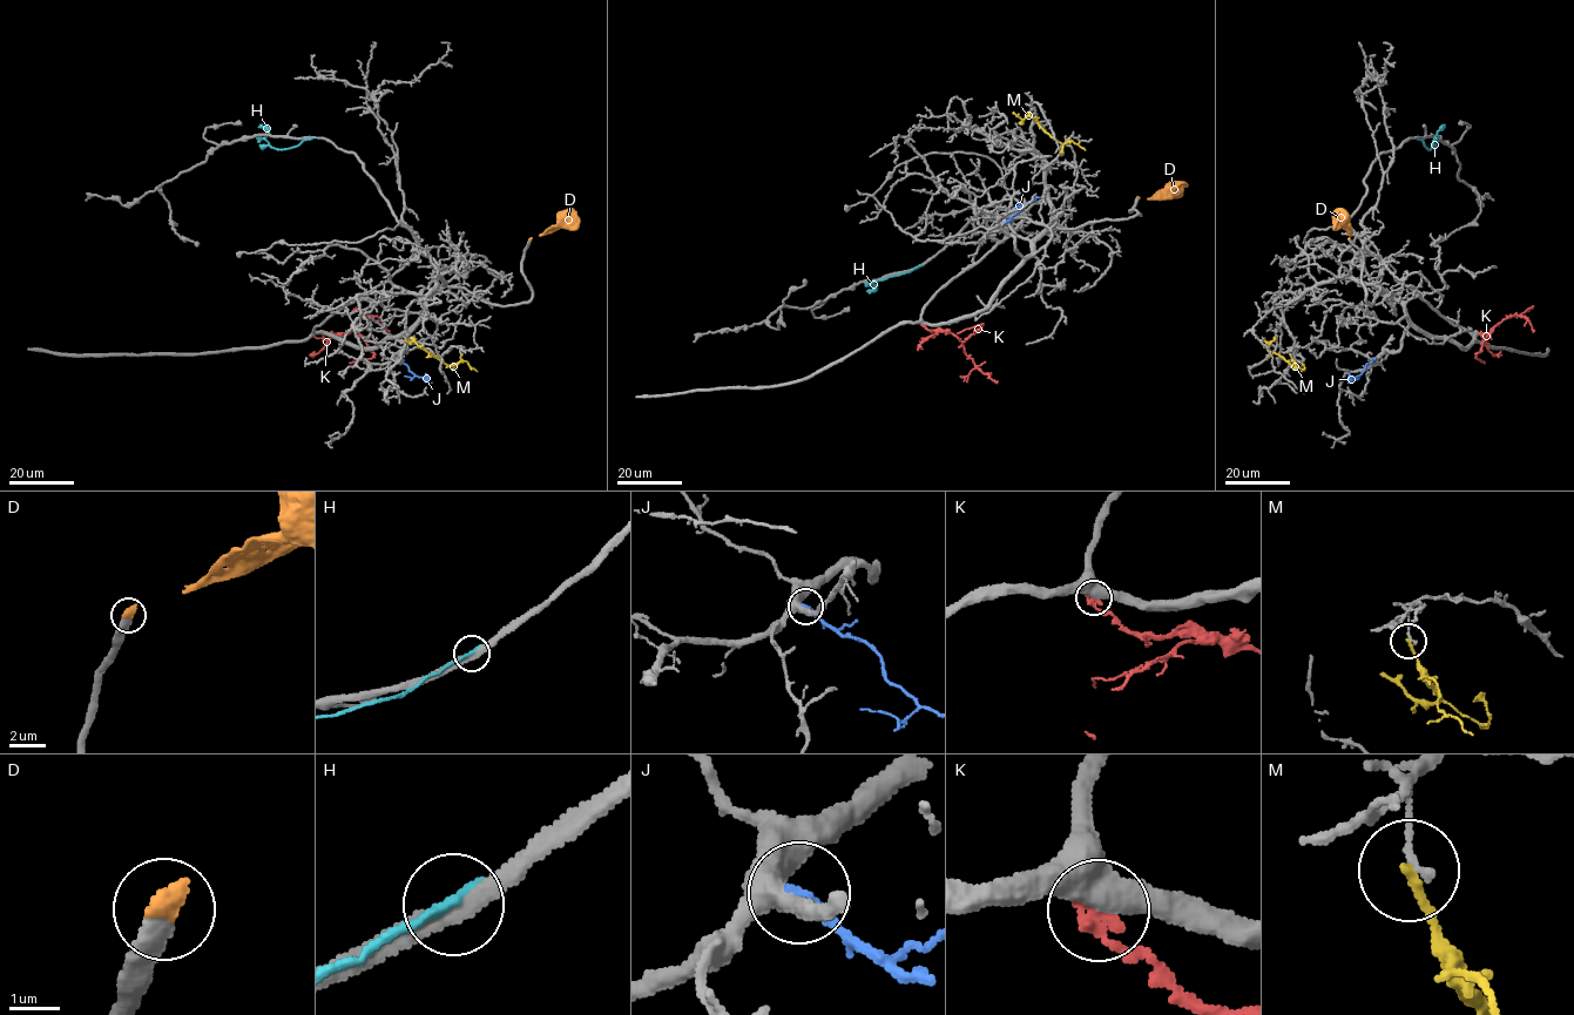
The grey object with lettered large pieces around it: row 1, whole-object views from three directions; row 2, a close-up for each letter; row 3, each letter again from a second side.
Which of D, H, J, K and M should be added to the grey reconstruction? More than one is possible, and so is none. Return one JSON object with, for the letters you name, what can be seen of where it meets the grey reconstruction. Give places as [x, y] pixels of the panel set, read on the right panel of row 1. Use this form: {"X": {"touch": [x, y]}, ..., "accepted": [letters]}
{"D": {"touch": [1349, 239]}, "accepted": ["D"]}

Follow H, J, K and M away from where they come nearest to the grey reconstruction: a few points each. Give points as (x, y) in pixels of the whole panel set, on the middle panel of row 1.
H: (921, 264), (872, 283), (877, 286), (866, 291)
J: (1002, 223), (1039, 197)
K: (921, 323), (929, 330), (948, 331), (957, 336), (974, 364), (998, 381)
M: (1069, 139), (1062, 143), (1034, 117), (1021, 119), (1013, 113)

